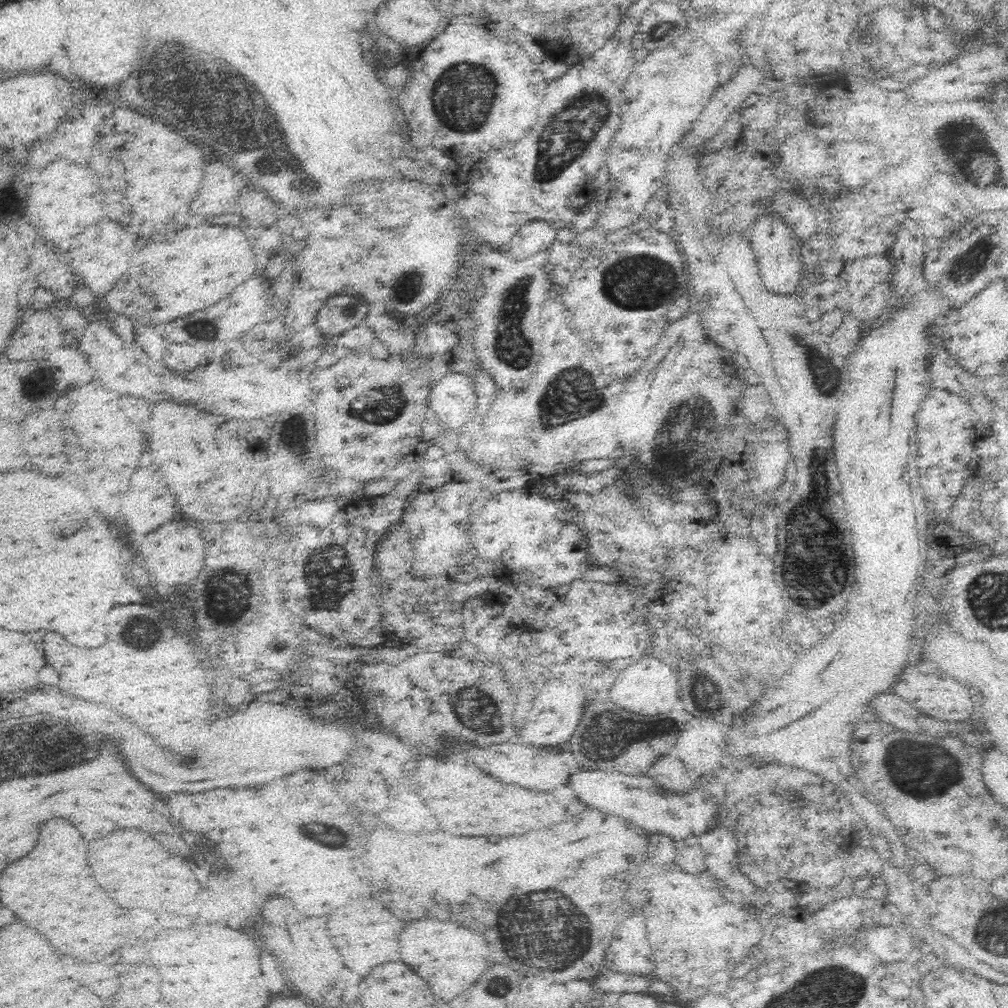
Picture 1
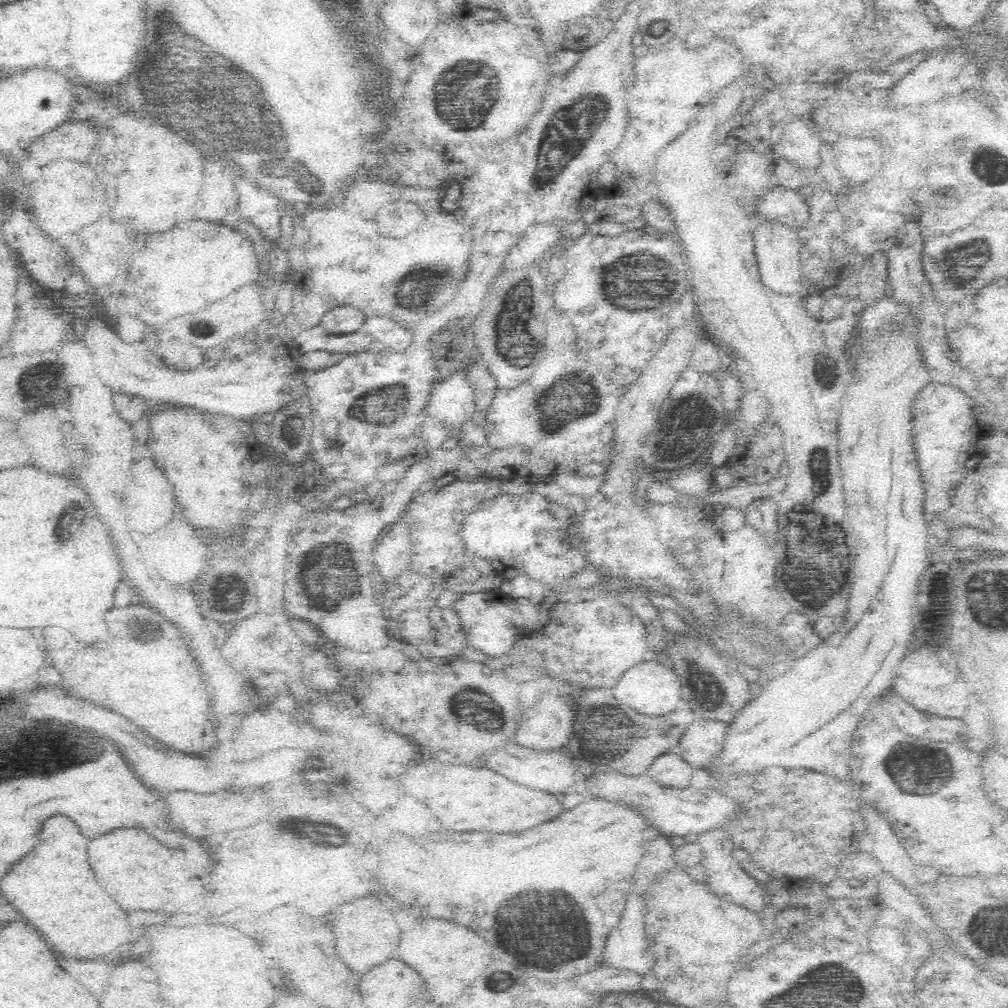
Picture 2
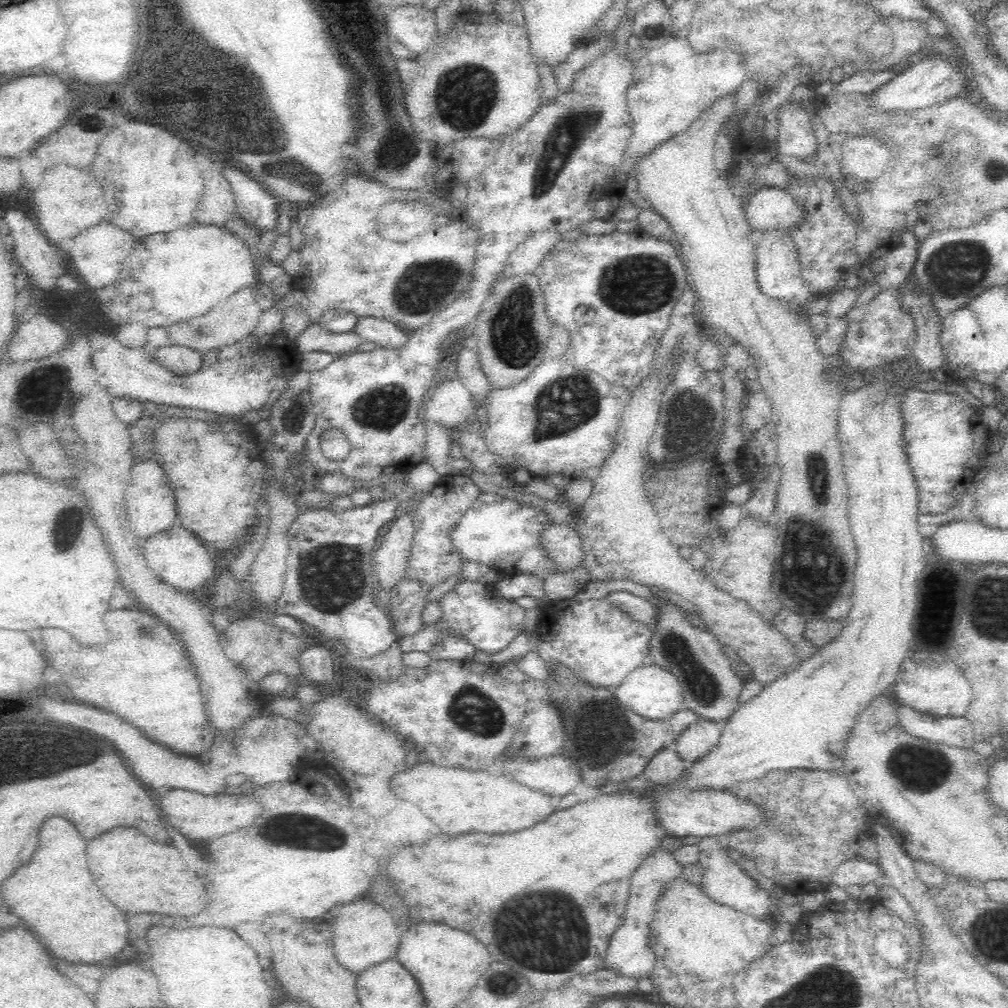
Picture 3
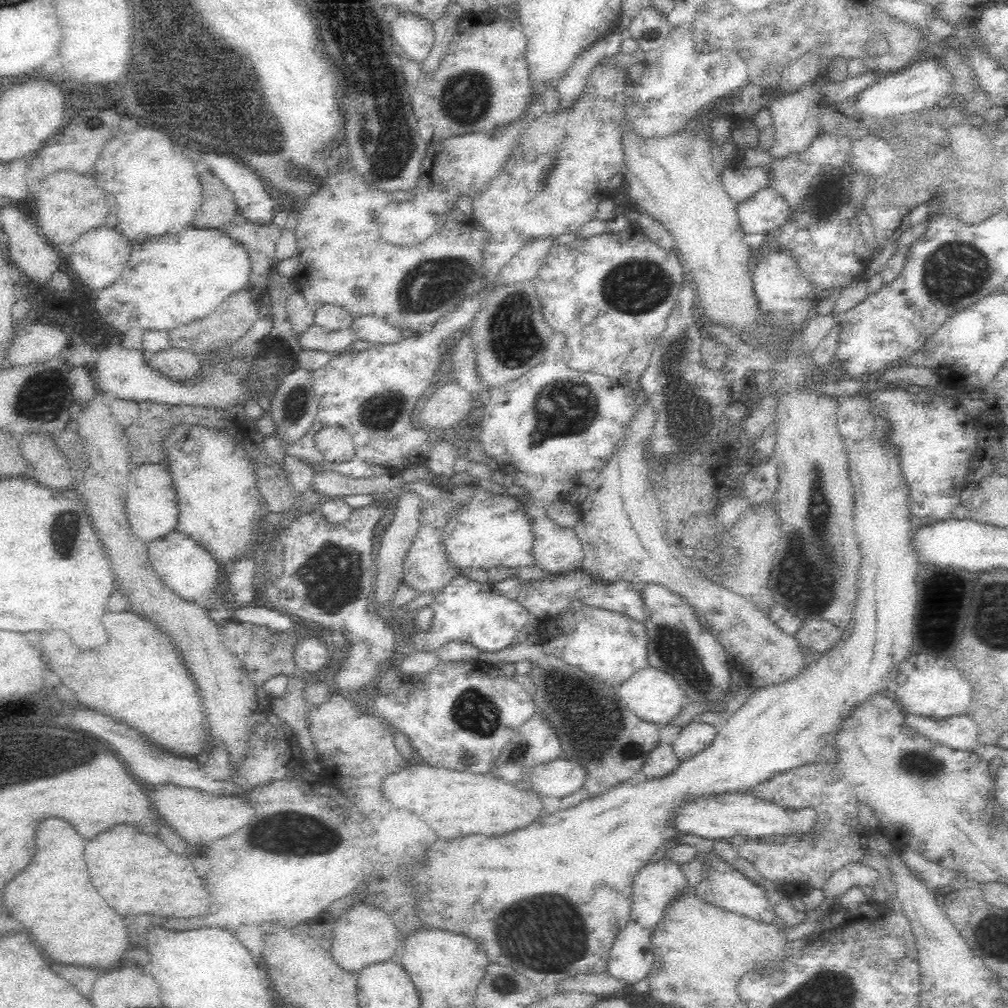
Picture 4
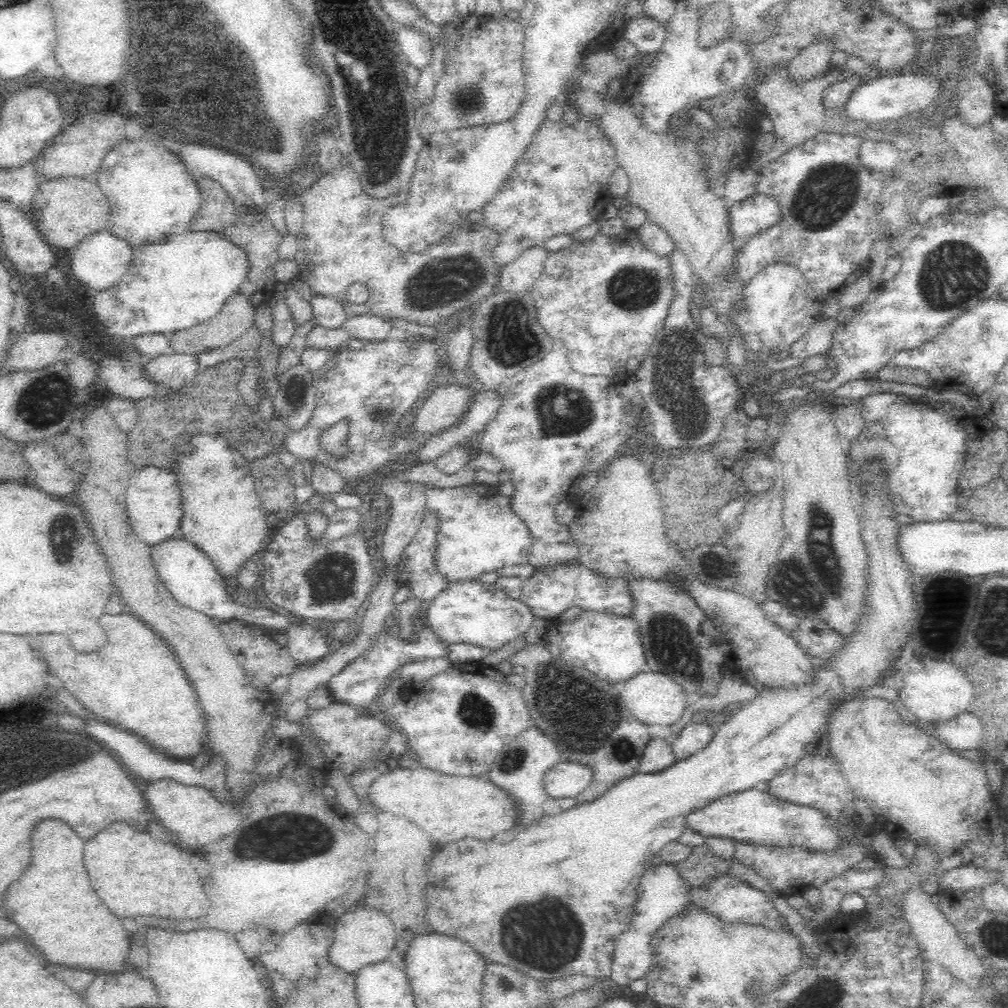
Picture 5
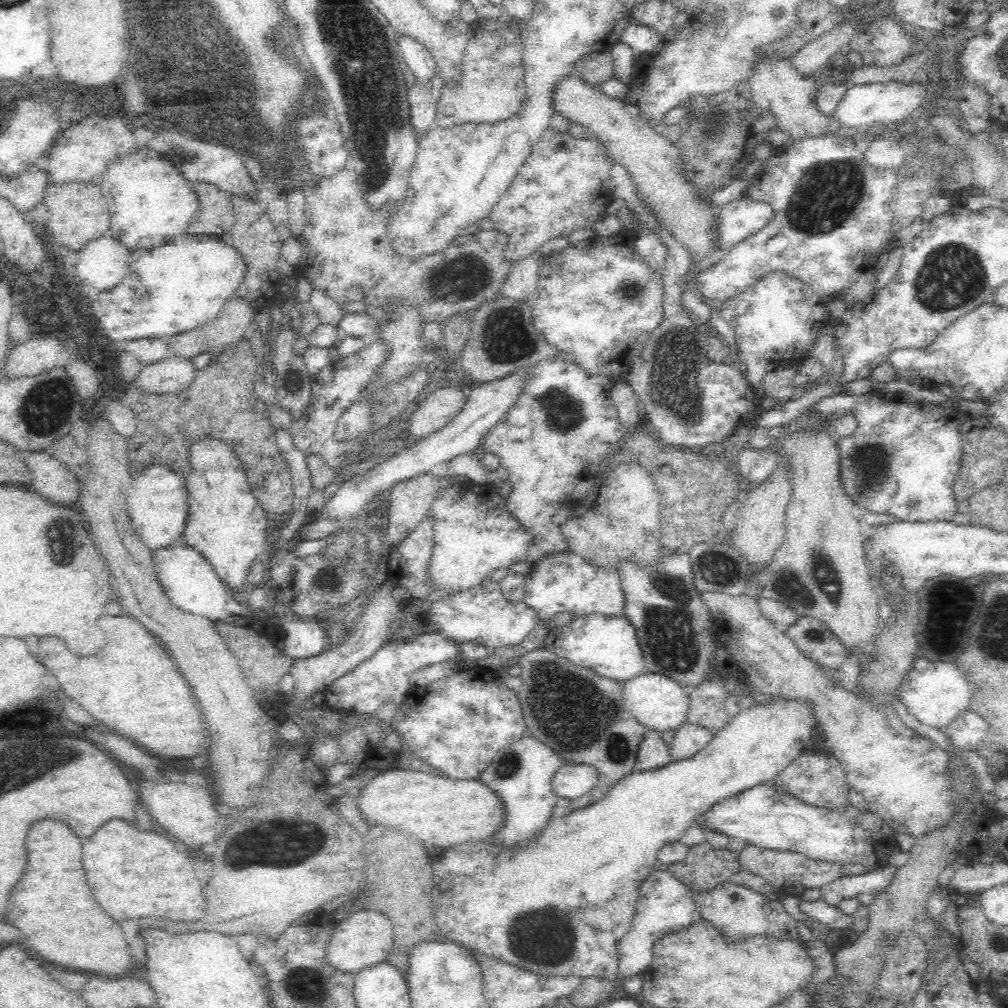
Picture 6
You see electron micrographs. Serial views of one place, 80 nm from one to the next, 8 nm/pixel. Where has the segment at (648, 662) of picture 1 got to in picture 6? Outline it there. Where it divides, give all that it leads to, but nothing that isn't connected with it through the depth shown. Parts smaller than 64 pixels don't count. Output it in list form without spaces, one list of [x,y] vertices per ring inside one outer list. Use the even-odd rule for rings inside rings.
[[[638,674],[624,682],[622,690],[624,704],[628,706],[628,712],[644,726],[650,730],[656,730],[660,734],[665,730],[679,728],[687,718],[690,695],[686,693],[684,687],[672,678],[666,678],[662,674]]]

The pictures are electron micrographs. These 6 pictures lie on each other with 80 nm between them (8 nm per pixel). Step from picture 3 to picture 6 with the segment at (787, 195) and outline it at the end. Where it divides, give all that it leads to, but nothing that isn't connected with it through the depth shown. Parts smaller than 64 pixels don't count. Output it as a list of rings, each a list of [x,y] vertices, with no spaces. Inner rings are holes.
[[[748,196],[726,204],[720,213],[717,236],[721,246],[733,246],[772,222],[776,211],[766,200]]]

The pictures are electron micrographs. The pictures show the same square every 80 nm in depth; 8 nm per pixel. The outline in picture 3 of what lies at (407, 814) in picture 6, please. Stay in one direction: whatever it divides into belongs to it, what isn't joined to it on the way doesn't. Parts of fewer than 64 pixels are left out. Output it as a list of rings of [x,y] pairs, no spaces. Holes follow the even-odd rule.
[[[424,764],[424,780],[420,774],[404,771],[394,775],[394,790],[414,800],[428,816],[432,816],[442,832],[446,834],[468,834],[468,832],[488,832],[504,834],[530,828],[554,814],[564,802],[545,792],[516,784],[506,776],[494,776],[488,770],[464,770],[464,768],[442,768],[436,764]]]

